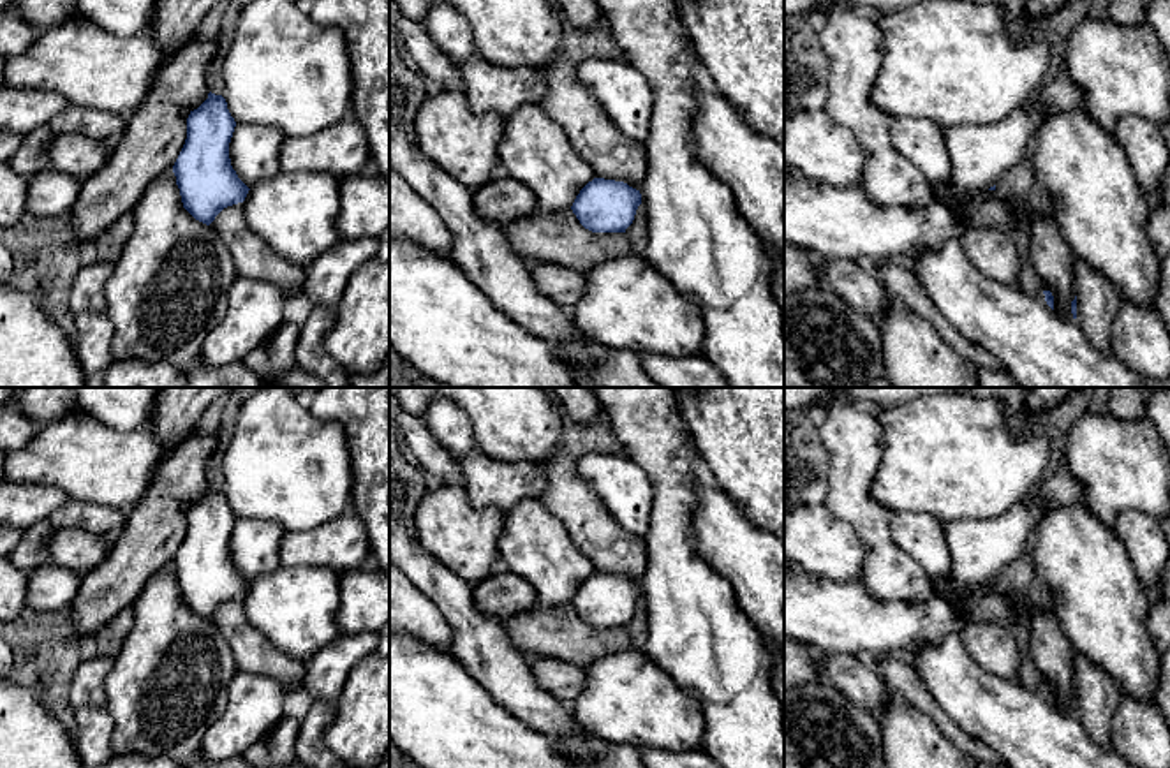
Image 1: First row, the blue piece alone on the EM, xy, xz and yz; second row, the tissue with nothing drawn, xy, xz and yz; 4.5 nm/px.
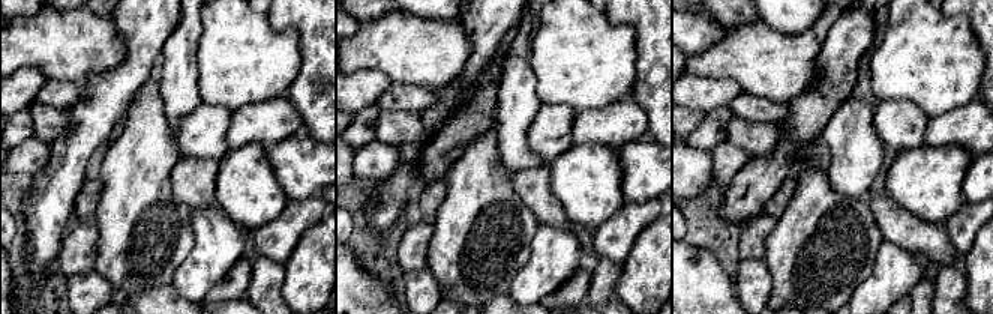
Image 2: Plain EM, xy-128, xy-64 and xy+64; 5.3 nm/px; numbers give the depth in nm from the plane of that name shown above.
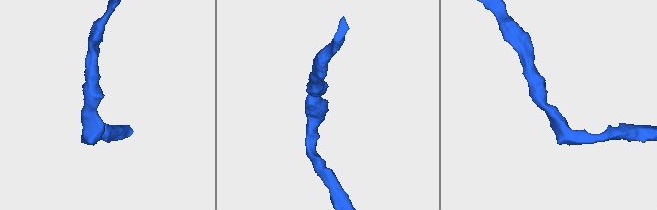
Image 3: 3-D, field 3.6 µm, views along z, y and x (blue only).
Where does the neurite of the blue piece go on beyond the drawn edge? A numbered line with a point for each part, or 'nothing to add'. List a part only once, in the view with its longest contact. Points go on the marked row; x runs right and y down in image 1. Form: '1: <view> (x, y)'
1: xy (168, 289)

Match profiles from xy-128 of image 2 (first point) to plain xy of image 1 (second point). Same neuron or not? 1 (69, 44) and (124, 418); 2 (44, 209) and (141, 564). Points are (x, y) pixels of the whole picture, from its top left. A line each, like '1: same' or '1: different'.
1: different
2: same

